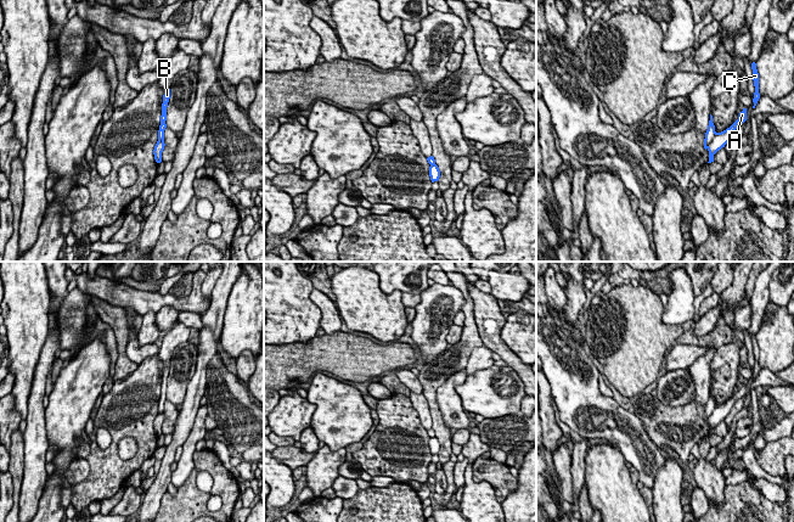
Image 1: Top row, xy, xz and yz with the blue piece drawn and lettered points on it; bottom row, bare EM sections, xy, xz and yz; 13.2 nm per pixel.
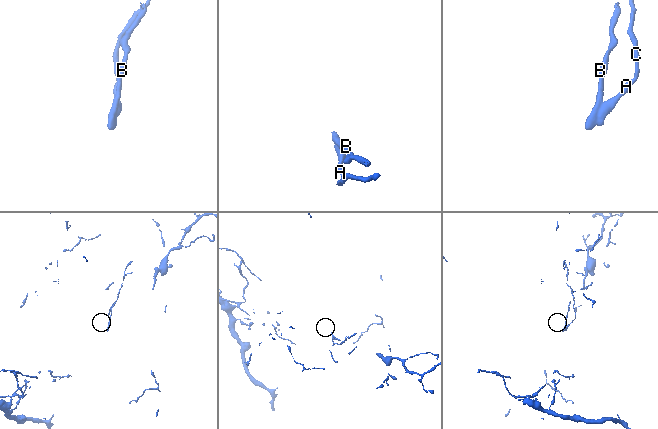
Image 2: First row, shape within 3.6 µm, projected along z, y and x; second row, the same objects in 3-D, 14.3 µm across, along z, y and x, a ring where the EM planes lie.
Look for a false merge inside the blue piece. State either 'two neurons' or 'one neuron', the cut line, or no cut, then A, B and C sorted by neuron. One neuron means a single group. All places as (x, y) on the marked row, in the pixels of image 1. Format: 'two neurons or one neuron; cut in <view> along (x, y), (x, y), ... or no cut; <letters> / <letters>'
two neurons; cut in yz along (716, 133), (707, 147); A C / B

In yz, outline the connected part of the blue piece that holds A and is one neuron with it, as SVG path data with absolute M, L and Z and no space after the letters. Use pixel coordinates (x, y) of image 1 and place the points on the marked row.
M743 108L743 111L739 113L738 119L730 128L727 128L726 130L721 131L721 133L715 134L715 136L713 137L711 142L708 146L708 151L709 151L709 162L708 163L714 162L714 155L719 150L725 147L725 145L730 141L734 130L739 125L742 125L745 120L747 120L747 108Z

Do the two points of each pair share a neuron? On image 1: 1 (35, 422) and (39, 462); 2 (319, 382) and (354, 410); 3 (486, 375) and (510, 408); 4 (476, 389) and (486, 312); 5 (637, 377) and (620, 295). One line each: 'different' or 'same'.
1: same
2: same
3: same
4: different
5: same

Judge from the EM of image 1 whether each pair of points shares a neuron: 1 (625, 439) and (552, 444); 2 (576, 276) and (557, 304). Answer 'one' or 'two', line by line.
1: two
2: two

